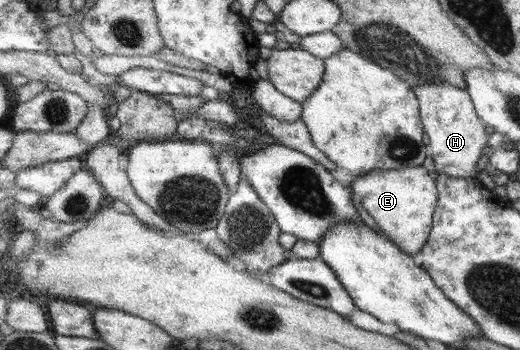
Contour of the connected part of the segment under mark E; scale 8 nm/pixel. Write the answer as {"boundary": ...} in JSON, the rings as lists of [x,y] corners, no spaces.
{"boundary":[[[422,166],[379,169],[355,177],[350,188],[356,201],[378,222],[381,231],[406,253],[415,256],[429,242],[439,204],[437,173]]]}

